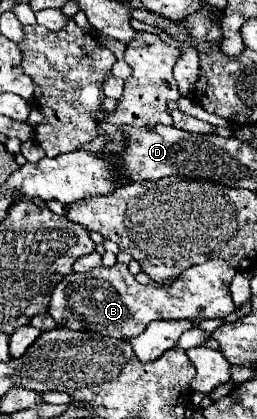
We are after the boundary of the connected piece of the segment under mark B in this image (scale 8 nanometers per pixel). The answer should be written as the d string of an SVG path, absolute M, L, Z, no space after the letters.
M204 261L186 269L170 287L142 285L134 279L128 265L114 263L112 267L94 267L88 273L66 275L52 291L48 315L58 327L72 331L94 331L98 335L130 339L140 335L150 321L198 321L198 319L224 319L236 311L230 299L230 281L236 269L224 261Z

